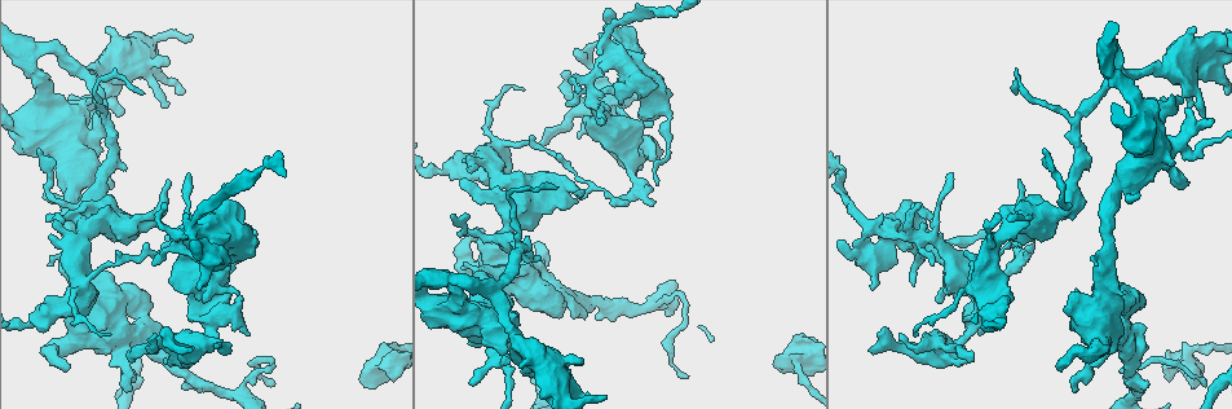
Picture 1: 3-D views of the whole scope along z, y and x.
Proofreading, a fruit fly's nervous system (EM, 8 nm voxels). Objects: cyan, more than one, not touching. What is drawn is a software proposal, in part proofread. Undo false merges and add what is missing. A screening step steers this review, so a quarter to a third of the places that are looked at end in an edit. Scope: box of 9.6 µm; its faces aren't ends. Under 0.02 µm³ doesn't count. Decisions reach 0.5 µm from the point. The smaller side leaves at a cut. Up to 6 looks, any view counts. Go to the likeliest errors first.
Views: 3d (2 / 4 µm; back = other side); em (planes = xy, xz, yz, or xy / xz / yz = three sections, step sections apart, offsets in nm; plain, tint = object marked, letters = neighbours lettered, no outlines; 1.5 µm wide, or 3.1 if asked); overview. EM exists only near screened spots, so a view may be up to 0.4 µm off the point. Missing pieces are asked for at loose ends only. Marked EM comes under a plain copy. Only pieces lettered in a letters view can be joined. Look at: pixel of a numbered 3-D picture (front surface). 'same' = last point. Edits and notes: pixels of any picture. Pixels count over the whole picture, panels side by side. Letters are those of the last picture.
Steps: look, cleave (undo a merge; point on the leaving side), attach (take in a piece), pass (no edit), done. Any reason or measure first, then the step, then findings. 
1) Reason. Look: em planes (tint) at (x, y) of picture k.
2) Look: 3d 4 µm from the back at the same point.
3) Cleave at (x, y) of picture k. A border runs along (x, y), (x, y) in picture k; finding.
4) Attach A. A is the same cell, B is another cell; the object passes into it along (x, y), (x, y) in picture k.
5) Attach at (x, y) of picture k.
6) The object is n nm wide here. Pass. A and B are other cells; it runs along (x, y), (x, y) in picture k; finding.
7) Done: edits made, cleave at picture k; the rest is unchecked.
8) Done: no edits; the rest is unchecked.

Branch point. Look: 3d 4 µm at (803, 359) of picture 1.

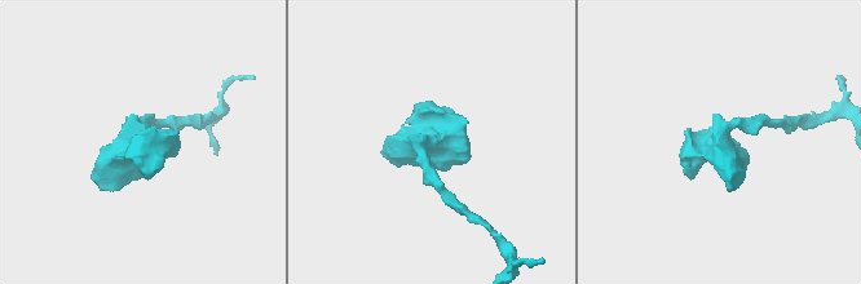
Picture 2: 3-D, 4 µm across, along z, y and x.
Now the EM. Look: em xz step 8 (tint) at (431, 140) of picture 2.

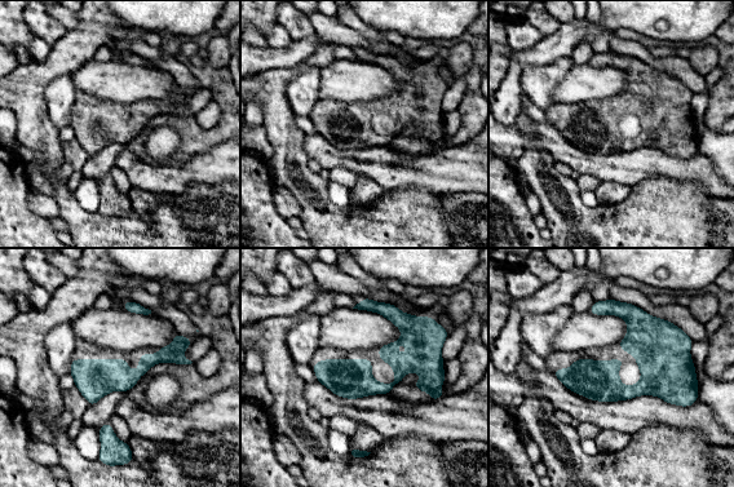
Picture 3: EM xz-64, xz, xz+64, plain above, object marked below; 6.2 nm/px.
Cut it another way. Look: em planes (letters) at the same point.

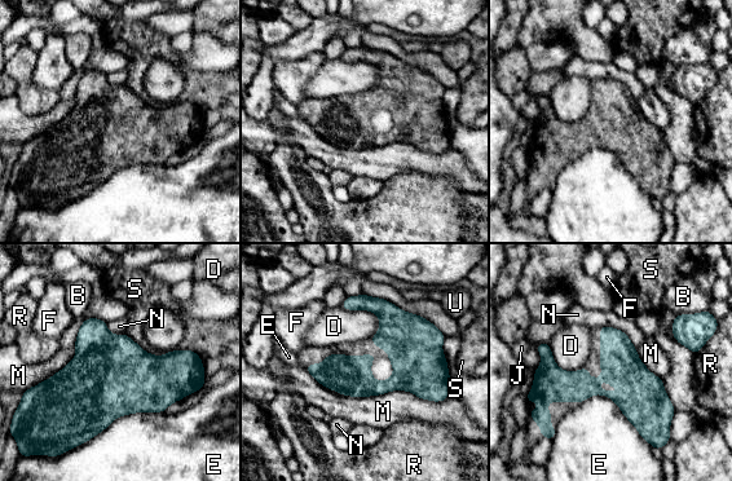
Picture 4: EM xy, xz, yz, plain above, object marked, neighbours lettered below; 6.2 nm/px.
The longest contact is with M, 900 nm. Pass. B, D, E, F, J, M, N, R, S and U are other cells; a border runs along (305, 369), (351, 396), (450, 395) in picture 4; all the same neuron.

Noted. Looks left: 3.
Tapers out. Look: 3d 4 µm at (913, 286) of picture 1.

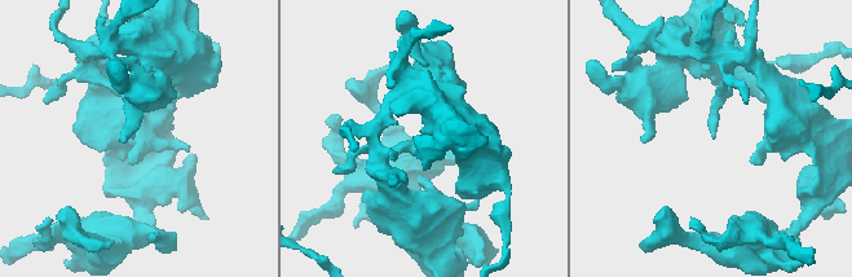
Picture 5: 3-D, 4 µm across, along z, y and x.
Shape alone is not enough. Look: em xz step 4 (tint) at (135, 134) of picture 5.

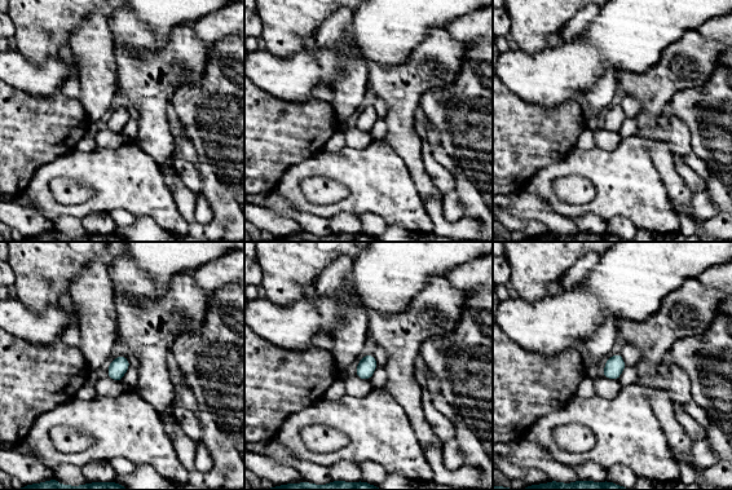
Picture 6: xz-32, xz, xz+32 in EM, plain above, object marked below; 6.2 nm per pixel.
What lies round it. Look: em xz step 4 (letters) at the same point.

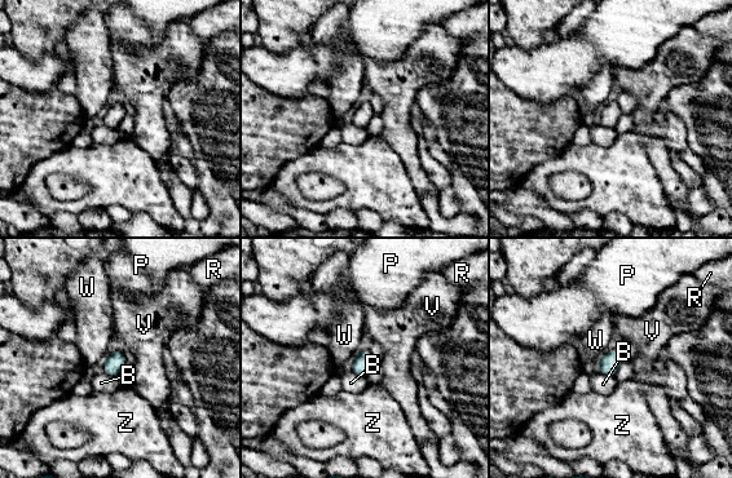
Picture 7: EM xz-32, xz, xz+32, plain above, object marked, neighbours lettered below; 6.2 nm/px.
The longest contact is with B, 110 nm. Pass. B, P, R, V, W and Z are other cells; a border runs along (598, 371), (613, 376) in picture 7; none of them fits.

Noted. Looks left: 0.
Done: no edits; the rest is unchecked.

